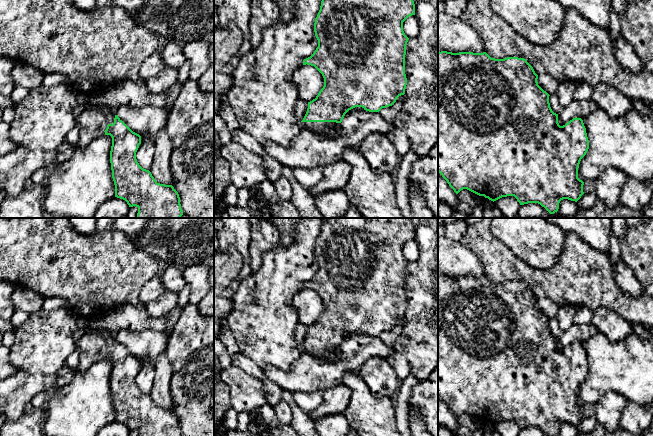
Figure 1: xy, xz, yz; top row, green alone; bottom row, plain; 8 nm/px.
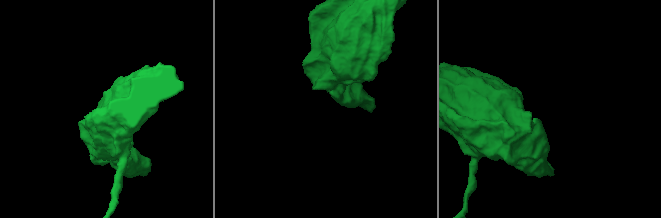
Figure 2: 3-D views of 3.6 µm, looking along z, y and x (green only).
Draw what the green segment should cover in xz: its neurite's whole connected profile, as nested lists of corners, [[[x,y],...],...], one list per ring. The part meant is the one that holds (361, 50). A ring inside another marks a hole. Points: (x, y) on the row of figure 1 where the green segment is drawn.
[[[322,0],[320,10],[315,18],[314,32],[318,40],[318,47],[314,53],[303,60],[303,65],[314,66],[324,78],[324,86],[319,91],[315,99],[308,102],[307,112],[301,121],[302,129],[310,130],[314,133],[323,134],[326,137],[333,137],[338,123],[341,123],[345,114],[355,108],[362,107],[369,112],[379,112],[382,108],[392,106],[397,98],[405,94],[407,78],[405,74],[406,45],[409,38],[403,31],[403,22],[415,15],[415,4],[413,0]]]

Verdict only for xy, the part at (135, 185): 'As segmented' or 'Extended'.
Extended

